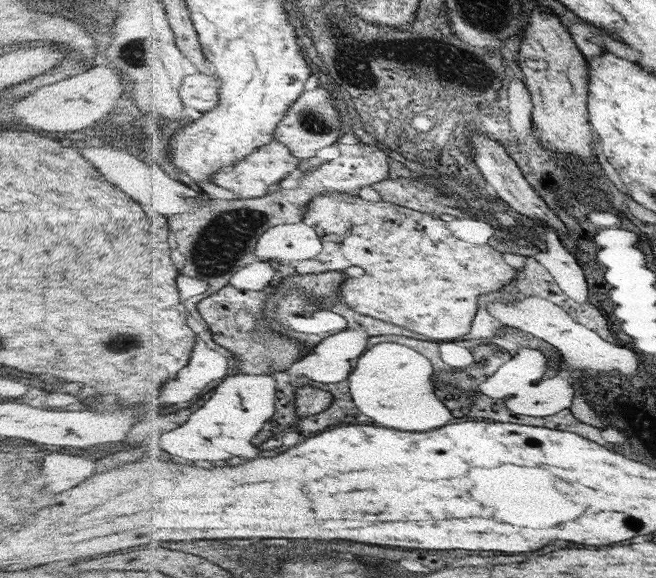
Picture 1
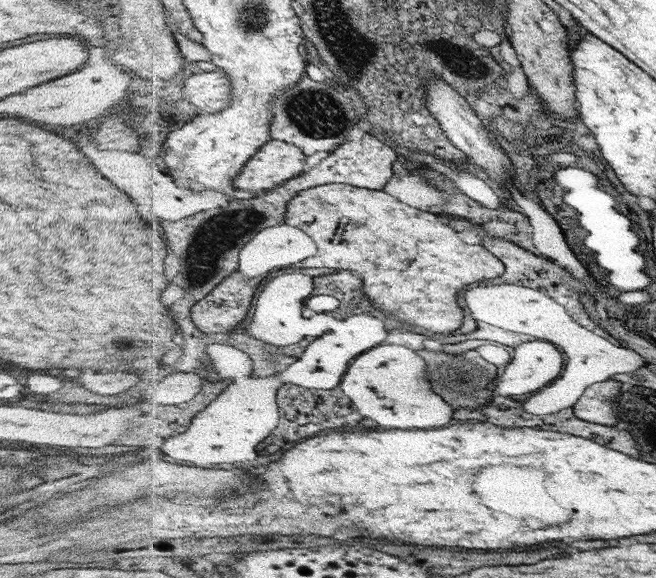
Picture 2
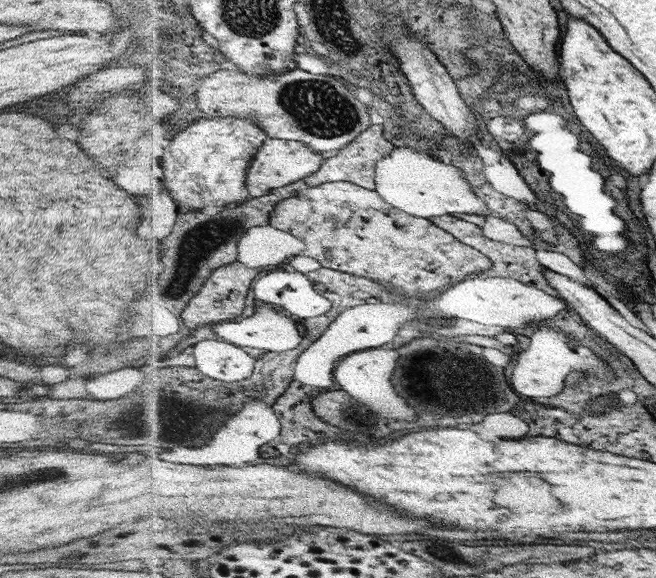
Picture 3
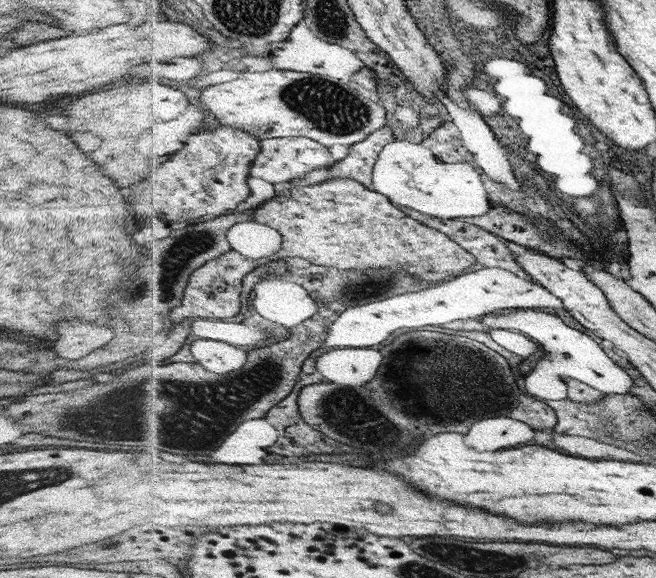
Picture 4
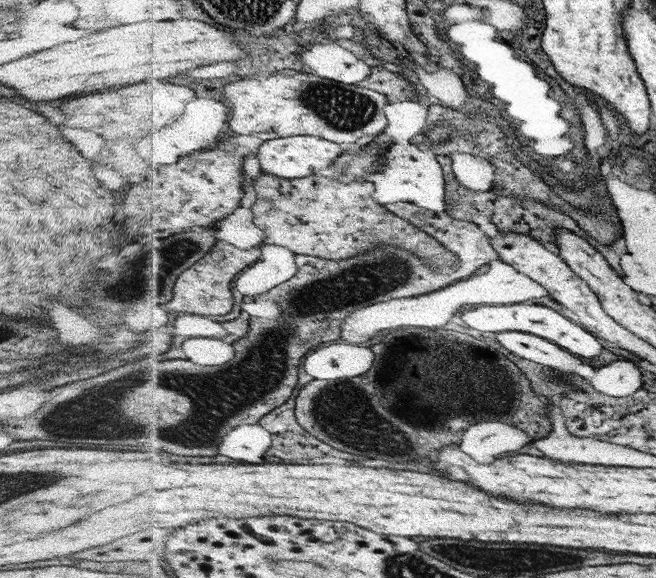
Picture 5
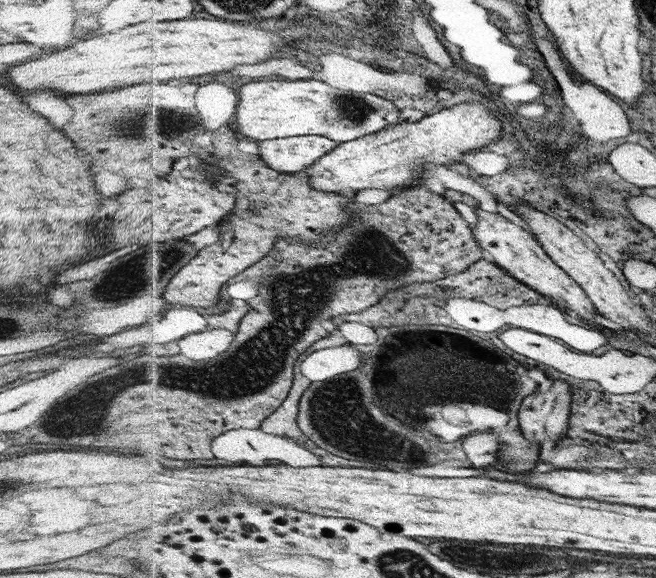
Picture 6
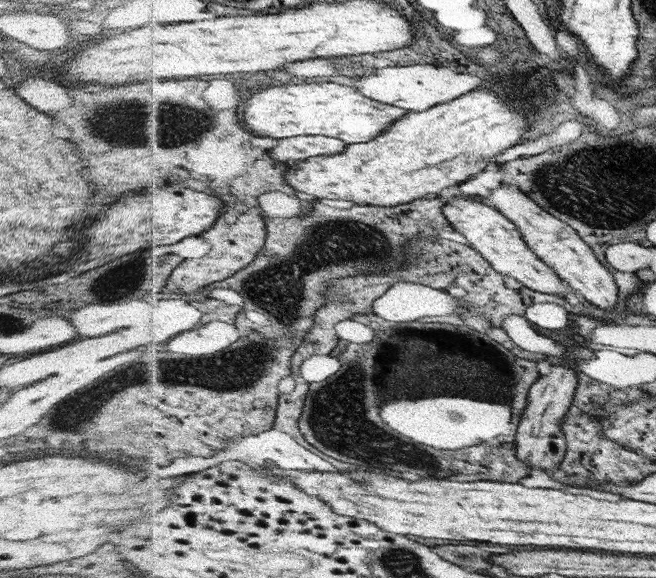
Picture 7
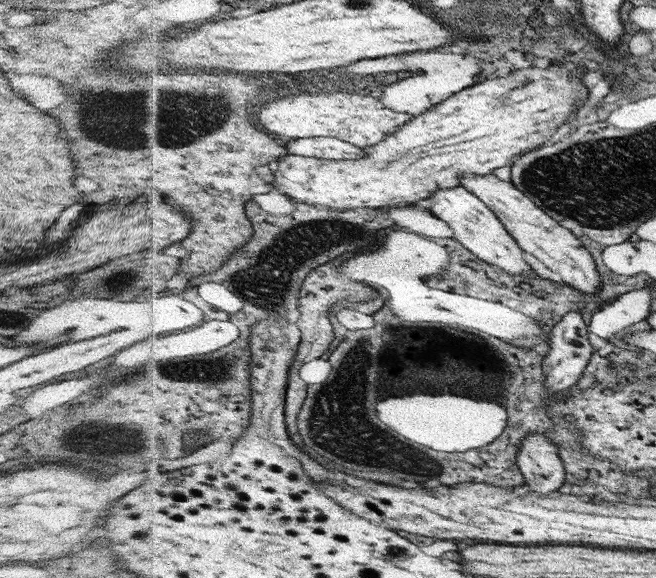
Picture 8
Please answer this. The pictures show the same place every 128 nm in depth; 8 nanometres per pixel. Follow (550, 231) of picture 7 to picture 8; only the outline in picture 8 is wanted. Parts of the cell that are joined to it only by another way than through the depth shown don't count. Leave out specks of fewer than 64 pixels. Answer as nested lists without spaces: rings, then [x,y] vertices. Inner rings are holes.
[[[492,173],[462,175],[459,184],[488,206],[522,251],[532,254],[550,270],[558,272],[565,285],[578,289],[584,294],[596,294],[599,291],[600,274],[596,270],[590,252],[580,243],[580,239],[540,208],[534,200],[524,196],[513,183],[502,181]]]

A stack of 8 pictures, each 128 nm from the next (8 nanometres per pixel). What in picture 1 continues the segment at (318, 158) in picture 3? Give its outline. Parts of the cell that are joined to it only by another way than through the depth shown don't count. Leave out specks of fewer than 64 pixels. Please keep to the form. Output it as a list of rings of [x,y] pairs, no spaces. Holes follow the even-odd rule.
[[[274,139],[270,144],[258,149],[254,154],[247,156],[234,166],[223,168],[219,174],[215,174],[218,178],[213,176],[212,182],[238,193],[240,199],[265,197],[270,192],[270,186],[286,180],[294,170],[298,170],[300,164],[302,164],[302,159],[299,159],[290,147],[278,139]]]

